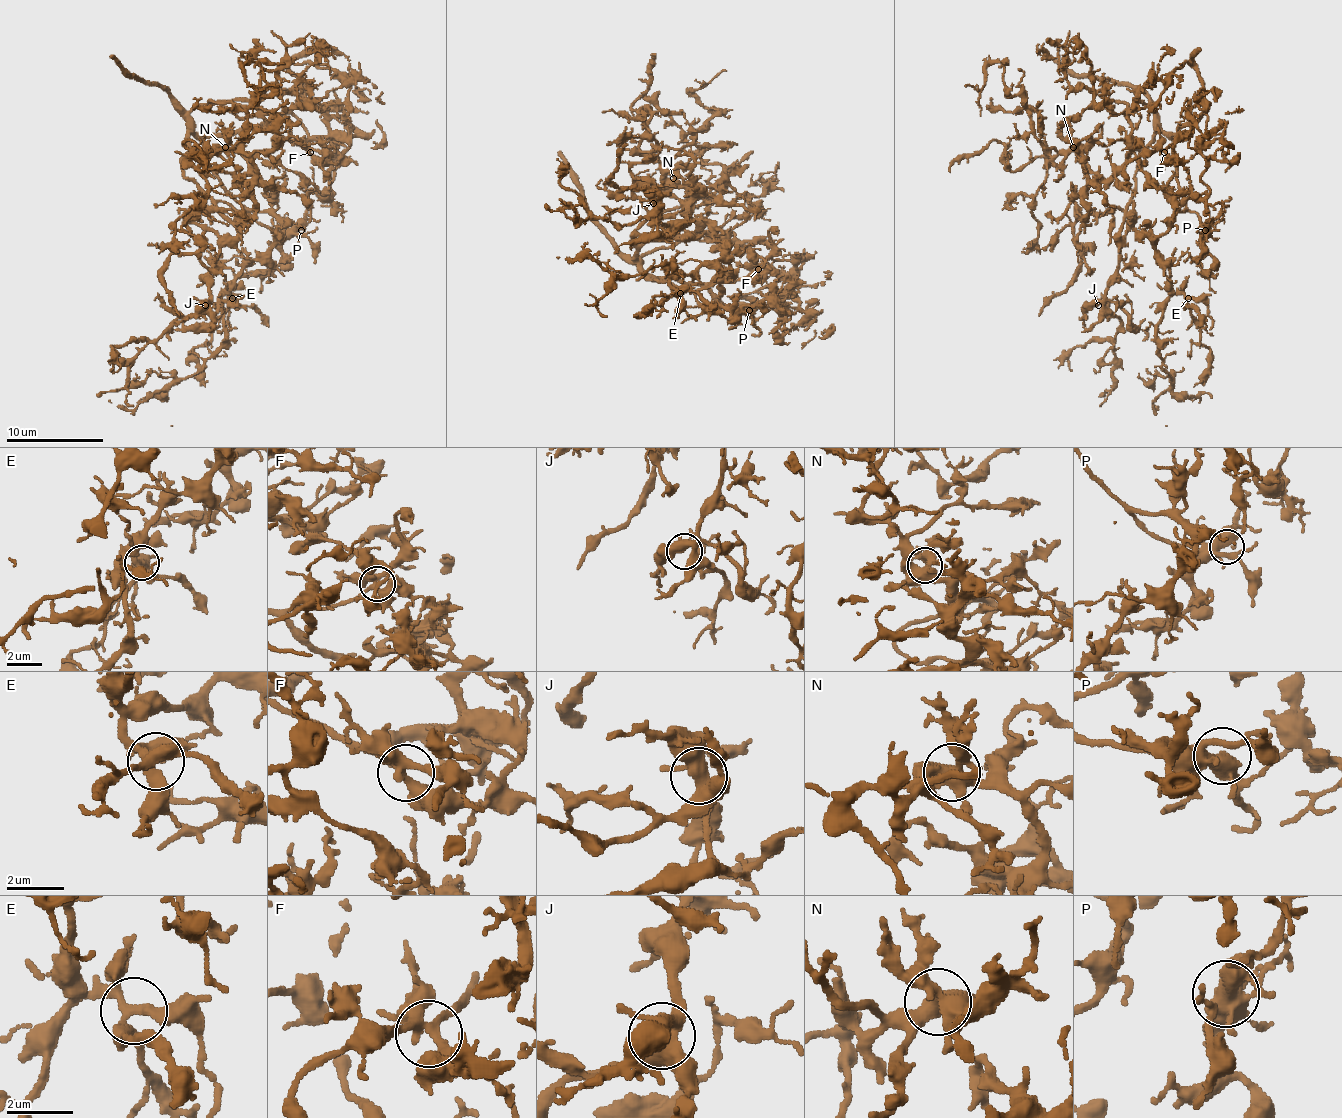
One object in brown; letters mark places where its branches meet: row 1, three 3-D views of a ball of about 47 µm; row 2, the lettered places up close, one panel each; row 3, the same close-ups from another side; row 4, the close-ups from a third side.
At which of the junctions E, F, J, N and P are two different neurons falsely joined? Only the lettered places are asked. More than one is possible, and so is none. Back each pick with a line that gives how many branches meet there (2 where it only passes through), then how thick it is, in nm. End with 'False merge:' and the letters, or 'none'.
False merge: none

